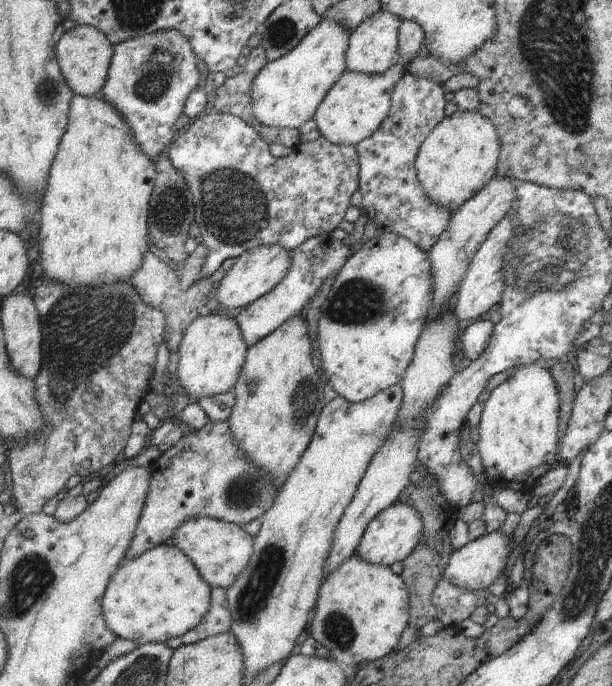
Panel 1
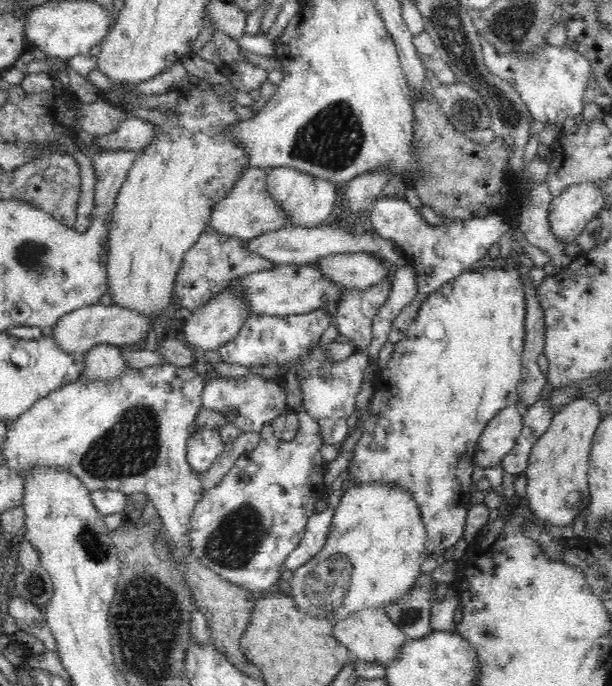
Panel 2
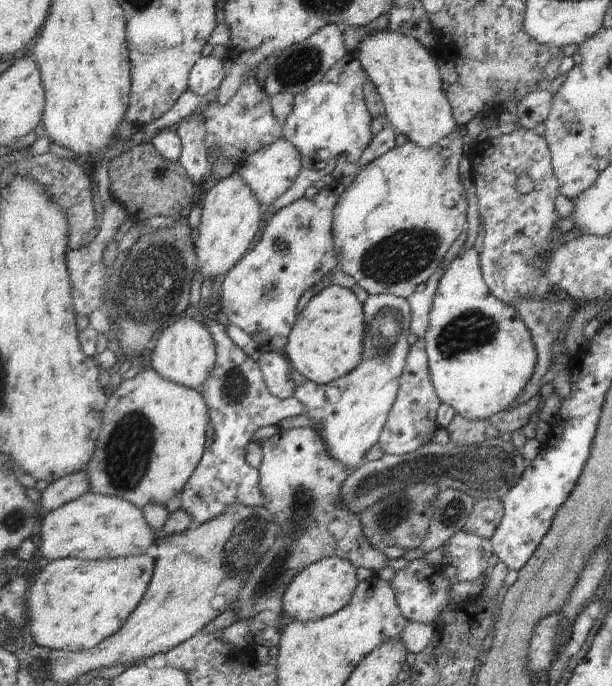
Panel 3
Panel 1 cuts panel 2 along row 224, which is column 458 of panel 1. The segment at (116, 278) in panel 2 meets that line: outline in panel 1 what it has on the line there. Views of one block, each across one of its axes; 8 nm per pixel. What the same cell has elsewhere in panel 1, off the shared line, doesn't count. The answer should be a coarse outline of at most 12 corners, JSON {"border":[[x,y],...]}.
{"border":[[456,111],[419,154],[426,192],[454,212],[496,174],[501,140]]}

